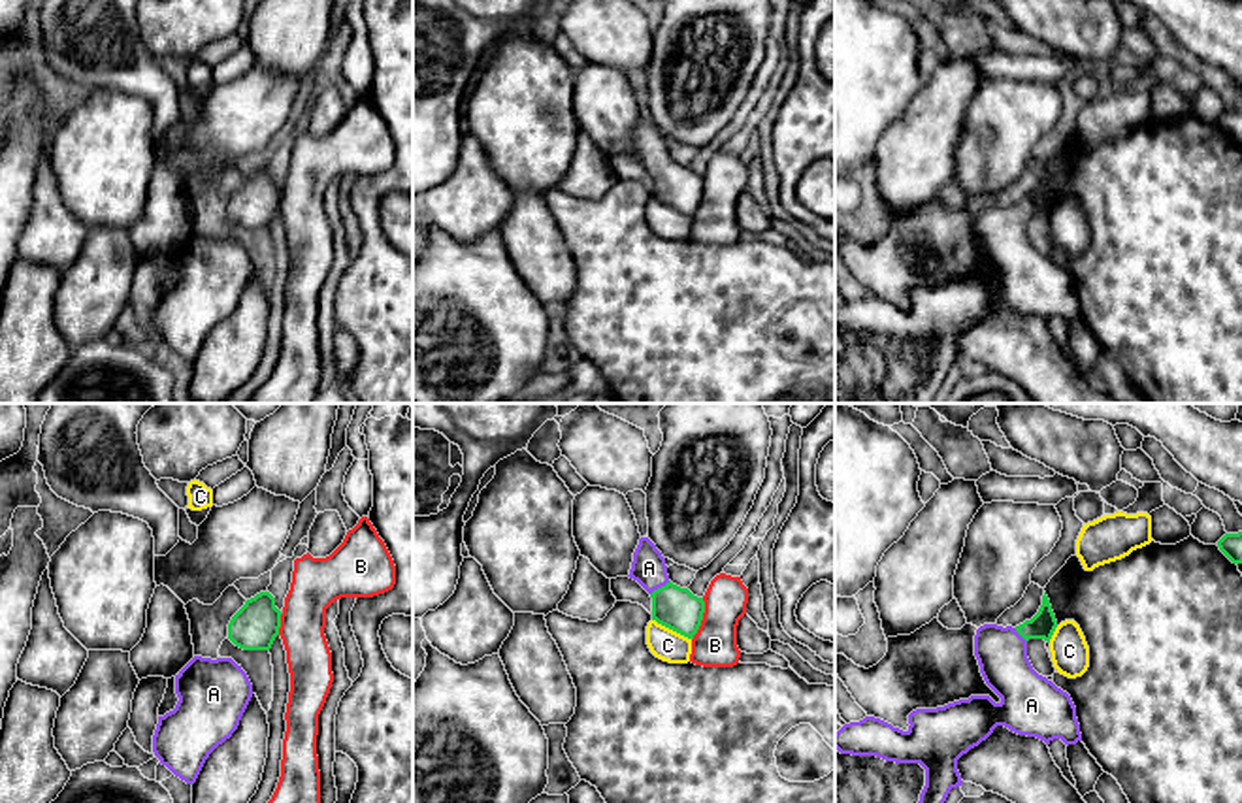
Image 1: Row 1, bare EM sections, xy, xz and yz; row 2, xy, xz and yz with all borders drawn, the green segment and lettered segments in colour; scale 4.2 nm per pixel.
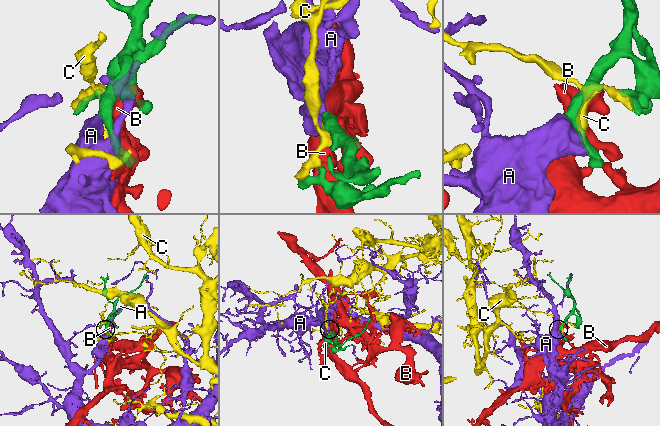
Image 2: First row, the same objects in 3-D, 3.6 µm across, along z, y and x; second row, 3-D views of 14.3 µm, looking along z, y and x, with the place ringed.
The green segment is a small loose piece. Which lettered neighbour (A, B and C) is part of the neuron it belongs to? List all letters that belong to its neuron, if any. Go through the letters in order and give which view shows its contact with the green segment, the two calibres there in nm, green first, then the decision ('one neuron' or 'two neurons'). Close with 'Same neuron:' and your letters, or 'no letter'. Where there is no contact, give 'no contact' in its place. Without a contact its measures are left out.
A: contact in xz; calibres 180 and 150 nm; one neuron
B: contact in xz; calibres 180 and 190 nm; two neurons
C: contact in xz; calibres 180 and 140 nm; two neurons
Same neuron: A

